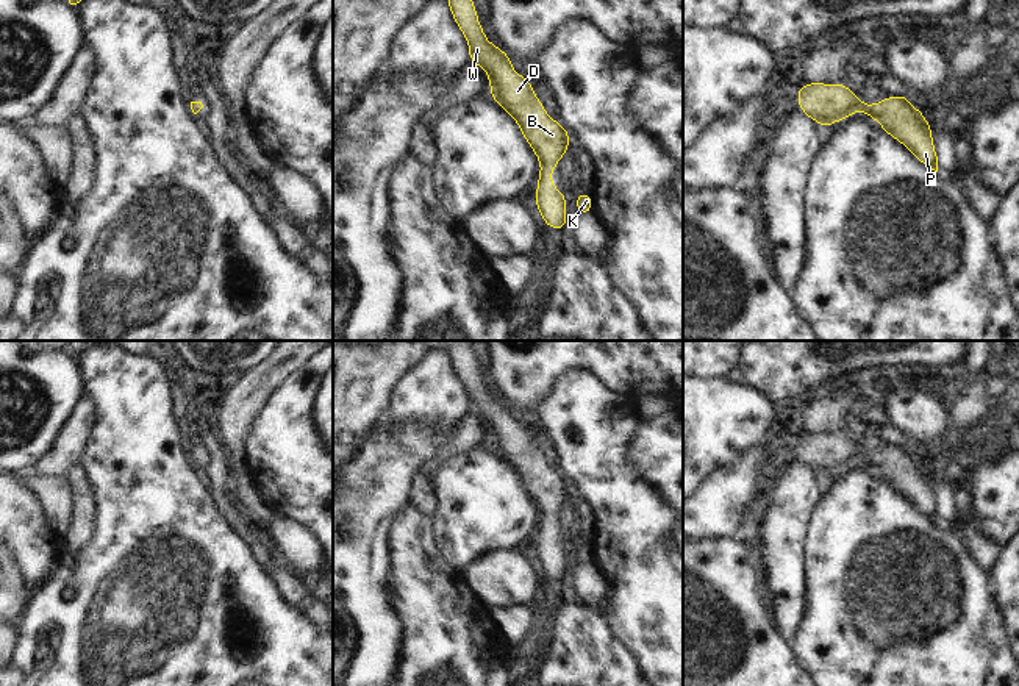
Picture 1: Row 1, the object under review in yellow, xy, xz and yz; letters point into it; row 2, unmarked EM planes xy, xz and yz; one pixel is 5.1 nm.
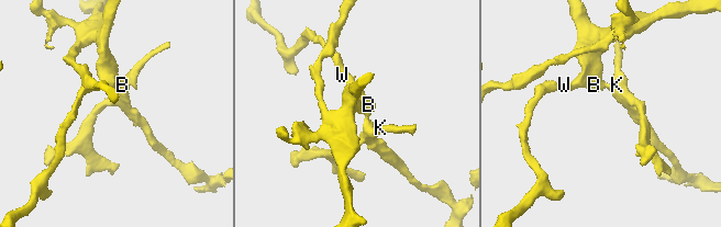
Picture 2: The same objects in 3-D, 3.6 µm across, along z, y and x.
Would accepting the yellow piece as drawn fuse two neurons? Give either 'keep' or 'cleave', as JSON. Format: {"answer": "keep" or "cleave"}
{"answer": "keep"}

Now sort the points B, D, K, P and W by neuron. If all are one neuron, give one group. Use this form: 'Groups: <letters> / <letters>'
Groups: B D K P W.

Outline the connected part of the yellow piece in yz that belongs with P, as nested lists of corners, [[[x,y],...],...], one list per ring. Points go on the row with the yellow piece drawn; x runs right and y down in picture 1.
[[[806,83],[797,88],[799,108],[824,128],[852,117],[855,111],[875,119],[881,130],[903,144],[925,167],[938,172],[938,156],[931,138],[931,125],[906,95],[863,103],[847,84]]]

